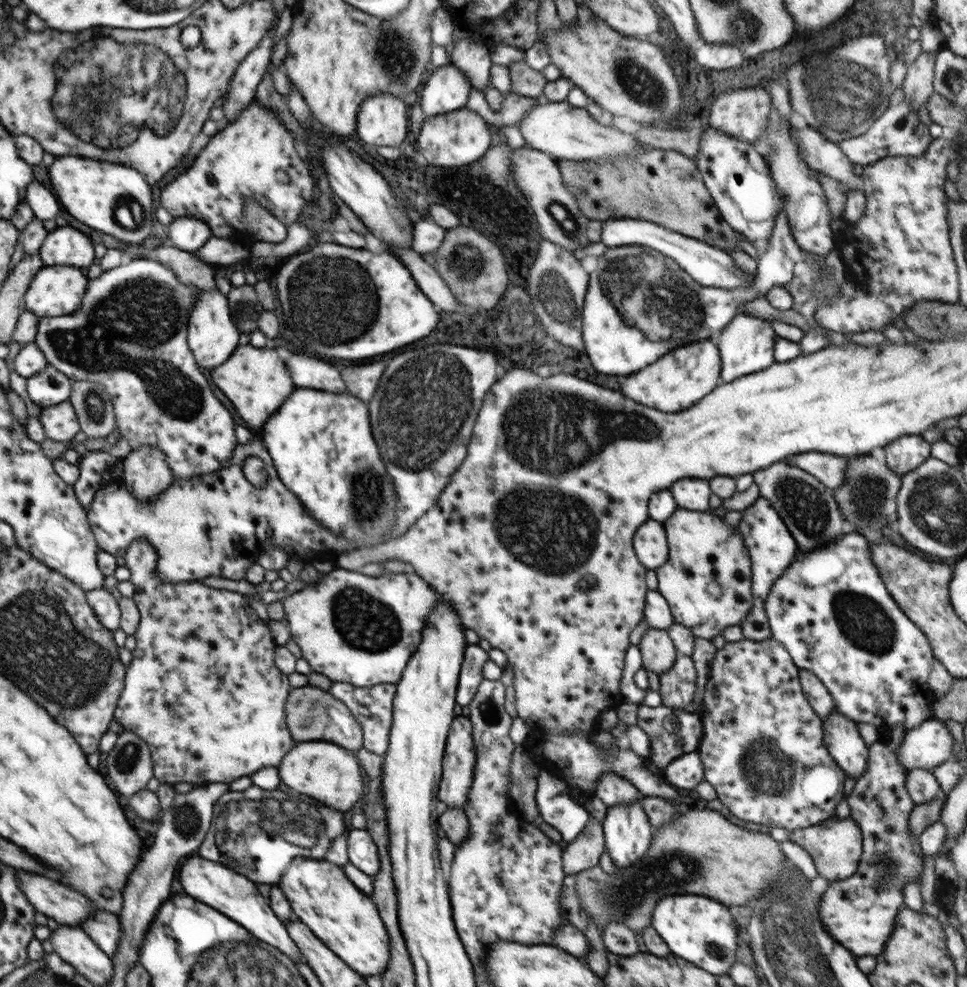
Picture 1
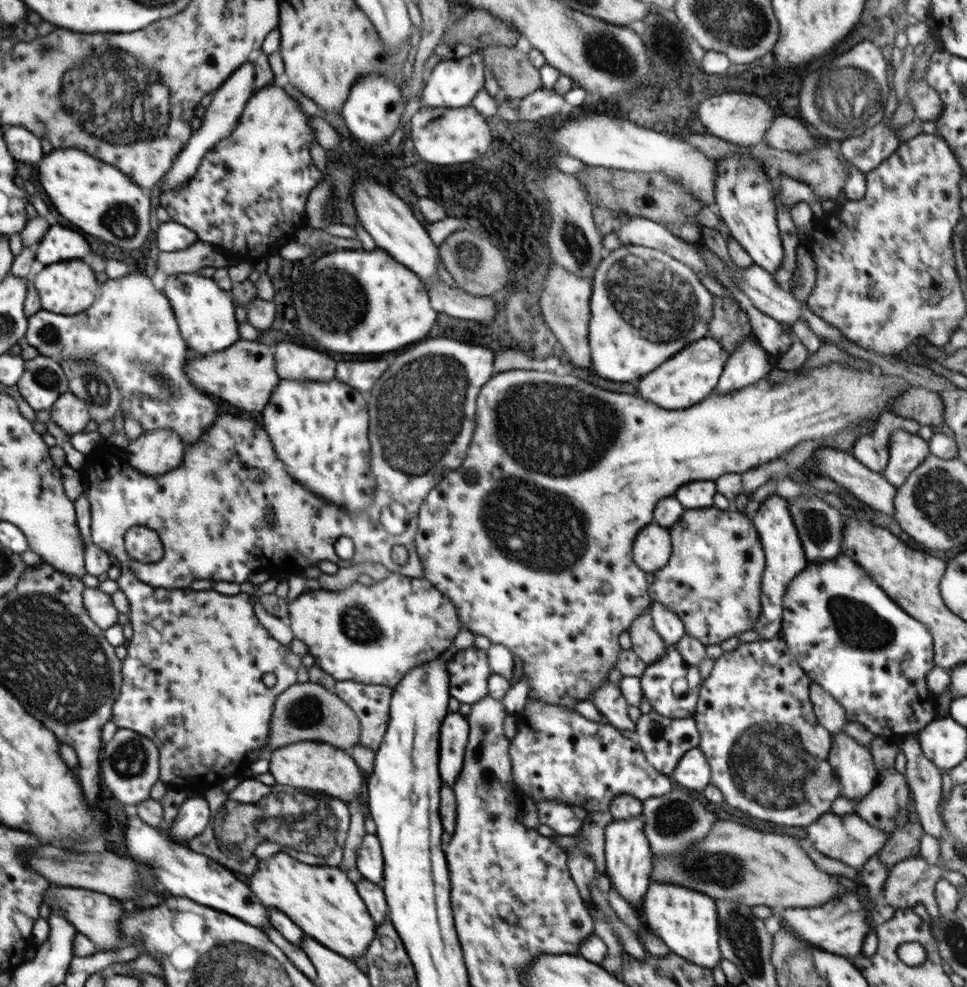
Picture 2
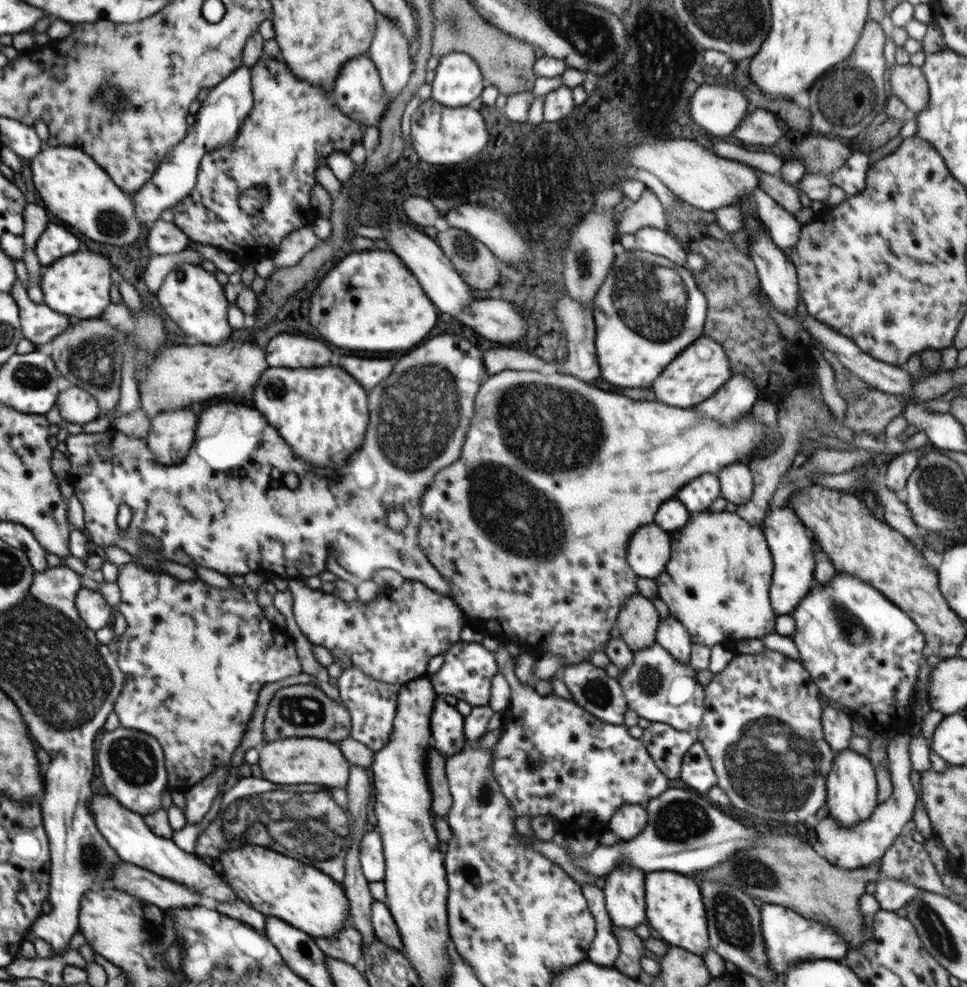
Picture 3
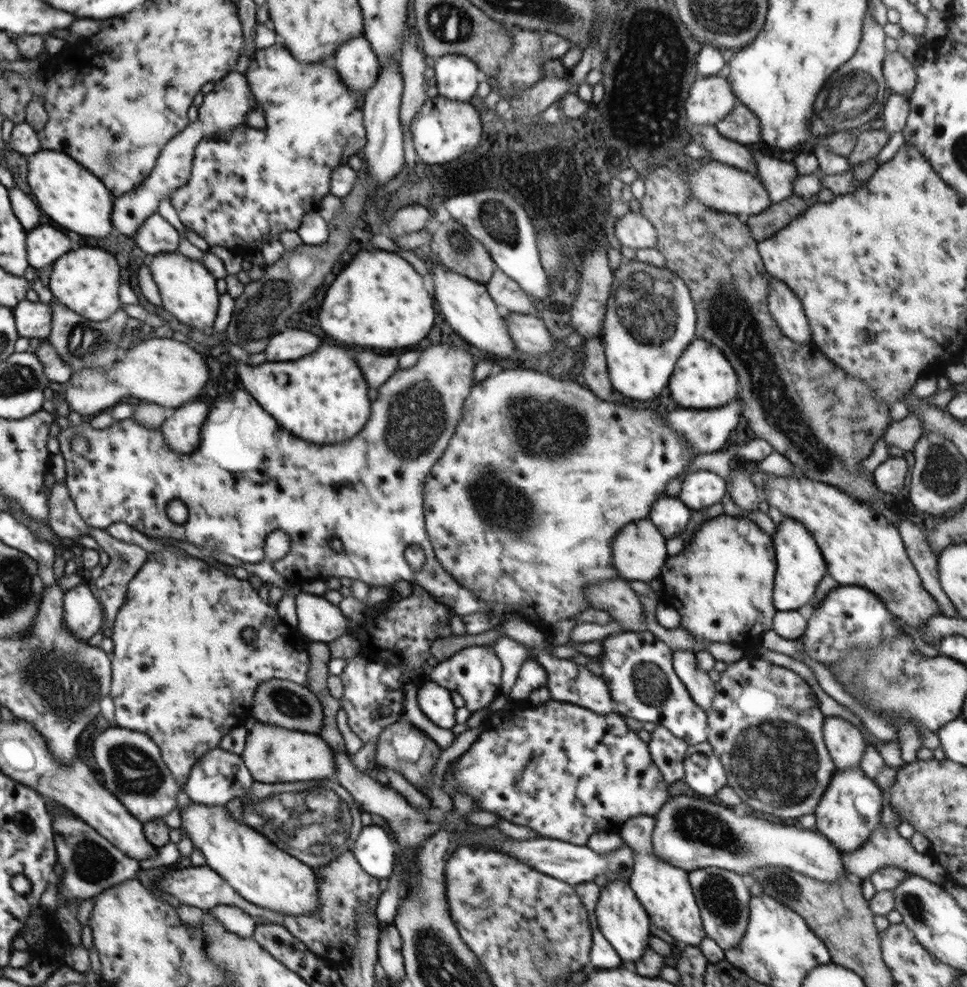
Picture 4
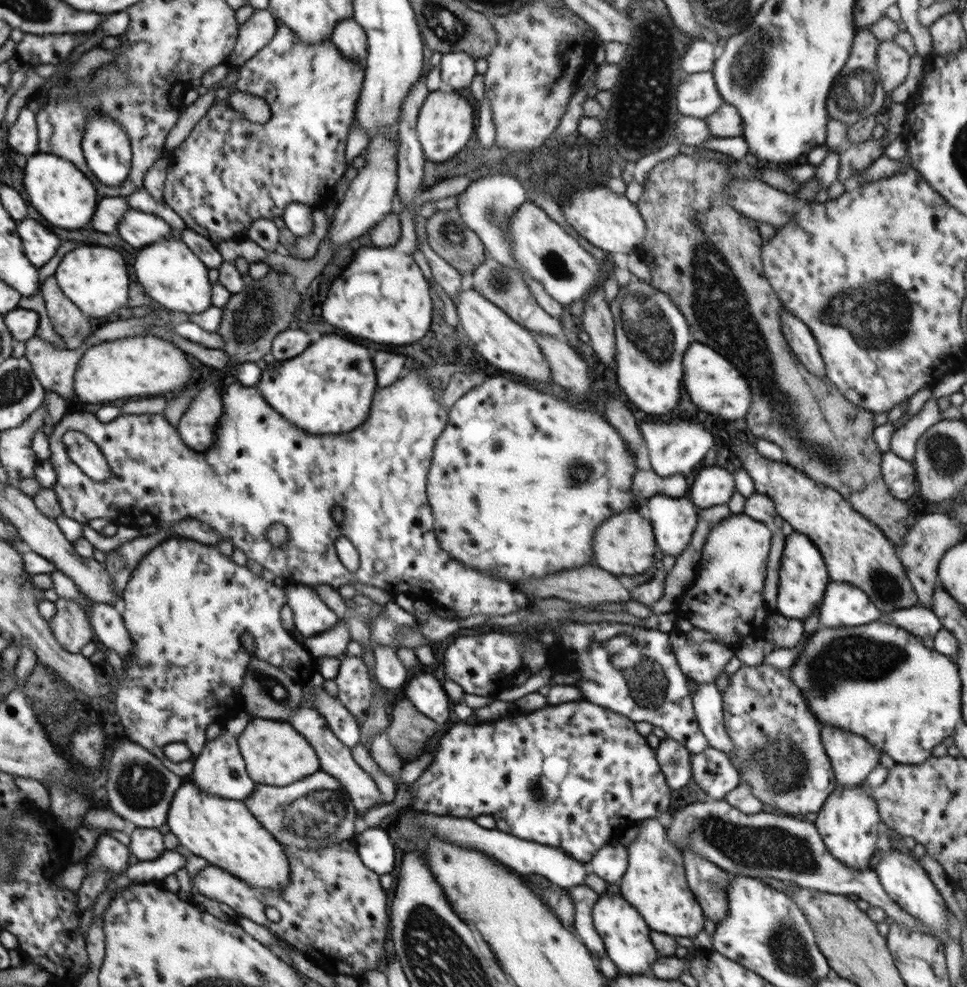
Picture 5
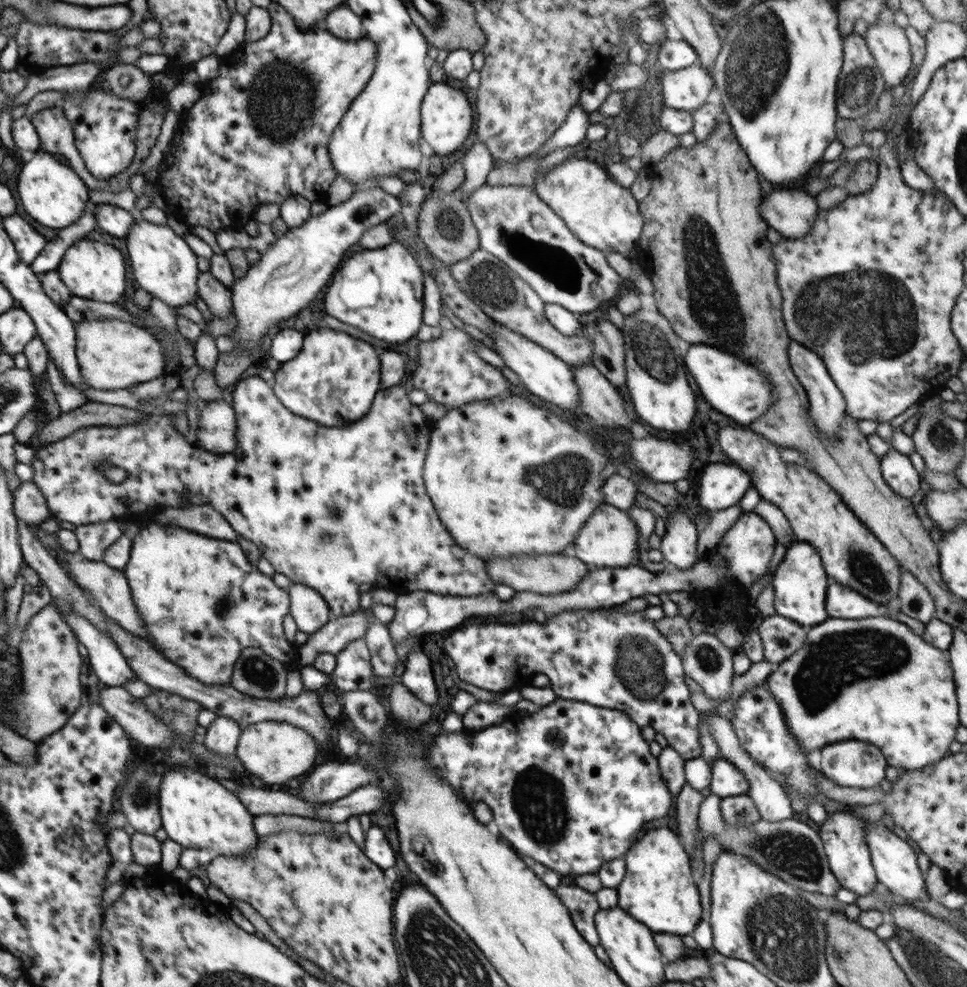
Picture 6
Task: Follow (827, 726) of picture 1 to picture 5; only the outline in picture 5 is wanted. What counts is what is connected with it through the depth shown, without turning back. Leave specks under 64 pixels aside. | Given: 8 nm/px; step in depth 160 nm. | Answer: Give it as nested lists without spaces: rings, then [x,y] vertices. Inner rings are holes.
[[[838,785],[822,809],[817,812],[817,819],[814,822],[829,853],[844,866],[858,872],[871,869],[872,856],[882,842],[879,831],[881,824],[876,802],[870,798],[866,785],[854,788]]]

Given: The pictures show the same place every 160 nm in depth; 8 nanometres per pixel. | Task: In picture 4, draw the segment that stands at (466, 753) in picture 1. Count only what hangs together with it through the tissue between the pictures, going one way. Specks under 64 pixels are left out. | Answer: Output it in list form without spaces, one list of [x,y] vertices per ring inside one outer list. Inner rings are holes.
[[[428,680],[416,694],[420,710],[436,726],[446,730],[452,730],[456,726],[456,706],[452,703],[450,693],[450,690]]]

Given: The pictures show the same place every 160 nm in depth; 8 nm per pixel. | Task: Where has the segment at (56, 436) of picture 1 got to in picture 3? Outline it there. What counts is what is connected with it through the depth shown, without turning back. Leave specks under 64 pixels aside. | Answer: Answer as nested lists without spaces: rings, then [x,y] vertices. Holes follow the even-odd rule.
[[[71,385],[58,398],[58,410],[65,421],[84,425],[98,416],[98,403],[86,391]]]

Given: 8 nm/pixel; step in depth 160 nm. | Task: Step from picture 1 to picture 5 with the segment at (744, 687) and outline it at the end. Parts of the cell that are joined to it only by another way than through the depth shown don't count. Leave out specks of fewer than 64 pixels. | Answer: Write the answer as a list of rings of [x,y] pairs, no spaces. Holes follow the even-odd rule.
[[[760,663],[759,665],[750,667],[742,666],[734,674],[731,674],[728,687],[721,693],[723,698],[723,711],[724,711],[724,725],[726,725],[726,732],[732,739],[734,747],[736,747],[736,755],[738,759],[746,764],[746,768],[739,770],[741,774],[741,782],[750,786],[752,789],[752,795],[761,801],[765,808],[772,809],[773,811],[778,811],[779,813],[795,815],[795,814],[810,814],[810,812],[818,812],[822,809],[822,806],[826,803],[830,794],[838,788],[838,782],[835,779],[834,772],[832,772],[832,766],[824,746],[821,740],[821,724],[816,720],[815,714],[811,712],[808,701],[806,697],[802,694],[802,691],[791,682],[787,672],[778,670],[776,667],[765,665]]]

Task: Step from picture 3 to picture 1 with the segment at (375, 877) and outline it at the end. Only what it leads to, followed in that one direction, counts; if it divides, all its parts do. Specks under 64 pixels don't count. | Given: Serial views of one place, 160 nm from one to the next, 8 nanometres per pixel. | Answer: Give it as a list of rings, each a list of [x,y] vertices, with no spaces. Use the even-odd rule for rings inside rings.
[[[366,829],[348,830],[347,853],[350,863],[372,877],[380,872],[378,847]]]

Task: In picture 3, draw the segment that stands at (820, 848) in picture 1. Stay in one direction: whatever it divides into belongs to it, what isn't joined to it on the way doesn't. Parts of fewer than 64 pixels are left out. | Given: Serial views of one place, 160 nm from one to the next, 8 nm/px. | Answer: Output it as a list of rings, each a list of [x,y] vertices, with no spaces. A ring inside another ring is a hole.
[[[901,732],[901,735],[896,736],[892,742],[888,743],[886,752],[893,782],[892,797],[880,804],[865,821],[860,821],[857,825],[843,827],[839,825],[838,821],[835,821],[834,817],[828,816],[813,824],[817,841],[824,848],[824,858],[830,864],[842,869],[856,870],[878,862],[896,838],[900,836],[904,825],[913,820],[917,795],[910,781],[910,774],[912,774],[912,764],[910,763],[911,736],[905,732]]]

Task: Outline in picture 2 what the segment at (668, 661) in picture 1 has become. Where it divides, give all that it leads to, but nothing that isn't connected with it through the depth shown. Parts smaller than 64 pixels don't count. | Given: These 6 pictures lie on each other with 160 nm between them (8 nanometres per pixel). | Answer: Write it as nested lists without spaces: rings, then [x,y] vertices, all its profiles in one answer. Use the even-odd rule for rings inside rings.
[[[649,609],[636,617],[628,634],[631,636],[632,650],[647,665],[662,658],[669,649],[665,640],[656,632]]]

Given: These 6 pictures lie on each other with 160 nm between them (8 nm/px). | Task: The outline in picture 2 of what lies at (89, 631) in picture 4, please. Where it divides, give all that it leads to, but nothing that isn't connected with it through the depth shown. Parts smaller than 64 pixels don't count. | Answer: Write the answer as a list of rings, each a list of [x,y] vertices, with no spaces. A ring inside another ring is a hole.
[[[85,587],[84,603],[86,610],[89,611],[89,617],[102,630],[106,630],[119,622],[119,610],[112,604],[112,601],[110,600],[110,594],[104,594],[102,590],[96,587]]]

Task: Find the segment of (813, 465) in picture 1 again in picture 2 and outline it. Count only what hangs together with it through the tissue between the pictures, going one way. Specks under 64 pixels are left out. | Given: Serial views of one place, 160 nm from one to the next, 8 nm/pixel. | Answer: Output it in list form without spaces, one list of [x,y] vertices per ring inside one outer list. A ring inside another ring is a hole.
[[[831,447],[818,448],[814,456],[814,464],[820,468],[824,476],[831,478],[831,482],[836,482],[852,493],[860,501],[870,506],[874,510],[882,511],[886,514],[893,515],[895,513],[893,498],[896,487],[890,484],[883,474],[870,470],[864,466],[853,454],[846,451],[840,451]]]

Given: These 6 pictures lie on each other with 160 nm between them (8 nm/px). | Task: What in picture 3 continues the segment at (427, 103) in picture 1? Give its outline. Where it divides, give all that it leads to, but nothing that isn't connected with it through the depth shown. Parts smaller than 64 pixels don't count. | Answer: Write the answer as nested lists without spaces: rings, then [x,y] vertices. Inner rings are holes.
[[[457,51],[441,56],[435,71],[431,99],[444,106],[474,105],[487,85],[477,62]]]

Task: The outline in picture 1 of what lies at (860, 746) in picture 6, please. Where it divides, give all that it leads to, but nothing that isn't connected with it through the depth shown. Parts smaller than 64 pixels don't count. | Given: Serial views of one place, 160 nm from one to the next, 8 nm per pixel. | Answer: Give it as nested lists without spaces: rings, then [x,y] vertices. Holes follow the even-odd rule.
[[[800,669],[799,681],[806,700],[822,720],[836,710],[834,699],[829,690],[815,674],[812,674],[809,670]]]

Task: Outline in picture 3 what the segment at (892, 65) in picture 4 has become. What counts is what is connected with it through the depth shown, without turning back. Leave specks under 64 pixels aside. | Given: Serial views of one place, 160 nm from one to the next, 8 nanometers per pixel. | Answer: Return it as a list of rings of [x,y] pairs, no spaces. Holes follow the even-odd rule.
[[[910,63],[894,65],[890,72],[890,90],[904,102],[910,114],[927,109],[930,91],[921,67]]]

